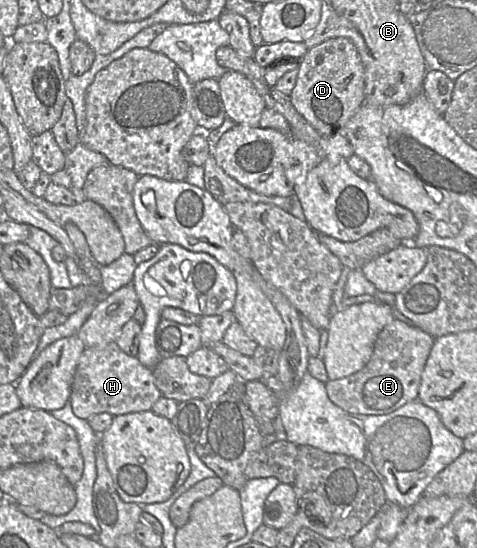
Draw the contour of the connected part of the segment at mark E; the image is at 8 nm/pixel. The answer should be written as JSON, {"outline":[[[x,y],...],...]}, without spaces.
{"outline":[[[394,319],[378,335],[373,354],[364,368],[325,383],[329,399],[349,414],[375,416],[390,414],[417,400],[421,376],[435,339],[415,325]]]}

